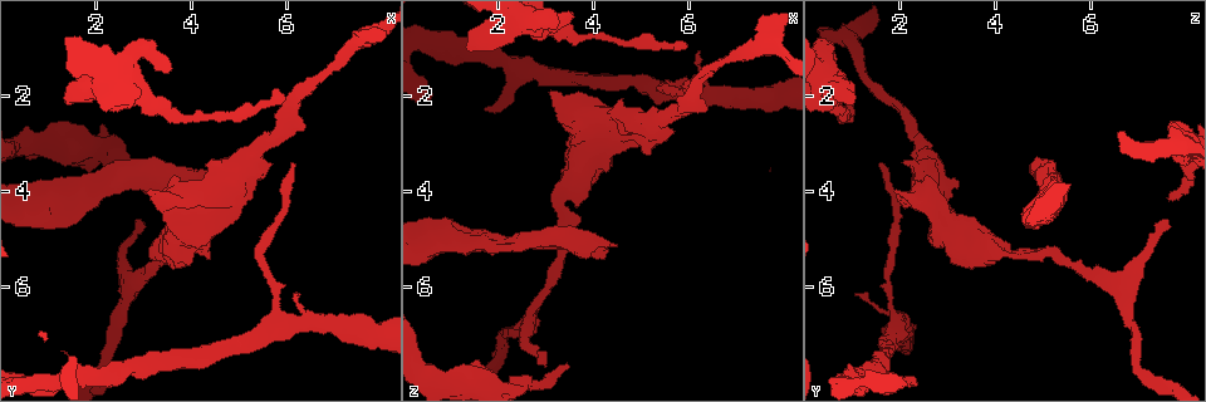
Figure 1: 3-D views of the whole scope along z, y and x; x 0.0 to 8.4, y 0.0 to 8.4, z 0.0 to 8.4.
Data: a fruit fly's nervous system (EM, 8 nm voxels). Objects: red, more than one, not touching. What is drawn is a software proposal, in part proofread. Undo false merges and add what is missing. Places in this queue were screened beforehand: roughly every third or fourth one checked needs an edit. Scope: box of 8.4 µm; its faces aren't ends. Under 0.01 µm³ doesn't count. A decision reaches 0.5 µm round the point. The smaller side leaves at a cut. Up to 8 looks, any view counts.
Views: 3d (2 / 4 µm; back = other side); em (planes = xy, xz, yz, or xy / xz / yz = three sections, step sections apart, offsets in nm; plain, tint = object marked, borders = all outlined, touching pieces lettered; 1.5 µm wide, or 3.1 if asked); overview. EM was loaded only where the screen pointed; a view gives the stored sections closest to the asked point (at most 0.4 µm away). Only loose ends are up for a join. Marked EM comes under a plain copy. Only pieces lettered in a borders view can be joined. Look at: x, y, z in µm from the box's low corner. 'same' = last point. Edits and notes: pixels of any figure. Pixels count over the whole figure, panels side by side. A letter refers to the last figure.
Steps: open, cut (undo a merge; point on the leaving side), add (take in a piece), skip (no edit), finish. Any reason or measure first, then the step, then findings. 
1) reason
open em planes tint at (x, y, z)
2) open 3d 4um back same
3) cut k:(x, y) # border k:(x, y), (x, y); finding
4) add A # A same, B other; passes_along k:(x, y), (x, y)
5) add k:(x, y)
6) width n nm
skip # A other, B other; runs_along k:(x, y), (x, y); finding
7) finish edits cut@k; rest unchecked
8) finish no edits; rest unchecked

thick turns thin
open em xz step 4 tint at (2.55, 5.15, 7.20)

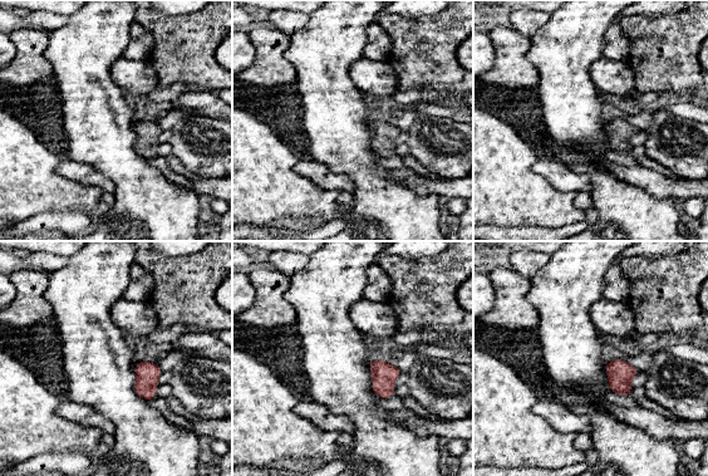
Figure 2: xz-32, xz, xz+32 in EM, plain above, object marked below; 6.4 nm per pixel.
open em xy step 4 borders same

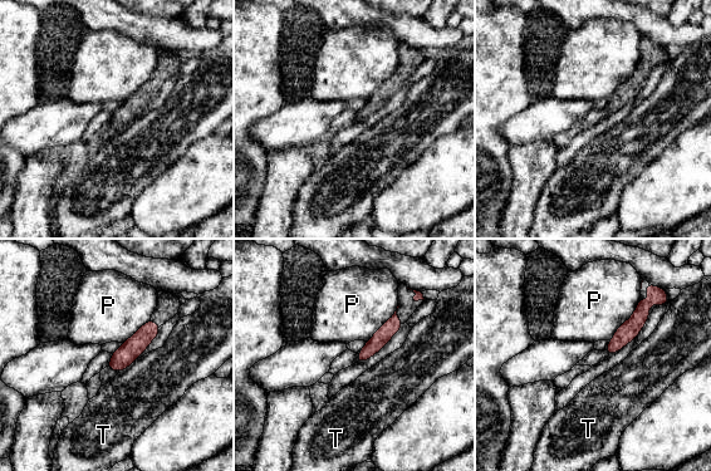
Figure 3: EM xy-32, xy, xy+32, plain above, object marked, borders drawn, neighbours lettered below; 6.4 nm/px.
skip # P other, T other; runs_along 3:(156, 328), (152, 328), (112, 366); one neuron here

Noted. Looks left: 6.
abrupt turn
open em yz step 8 borders at (3.25, 5.35, 4.40)

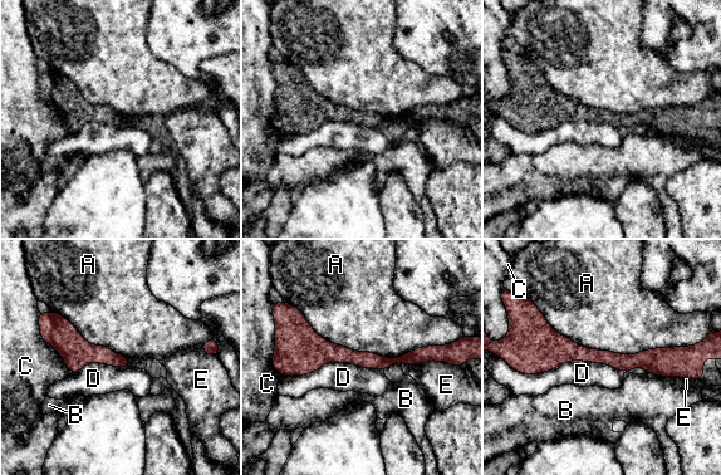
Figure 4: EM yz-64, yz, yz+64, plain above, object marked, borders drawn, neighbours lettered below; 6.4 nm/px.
skip # A other, B other, C other, D other, E other; runs_along 4:(292, 353), (442, 358); all the same neuron

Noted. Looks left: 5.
open em planes tint at (5.85, 1.95, 0.95)

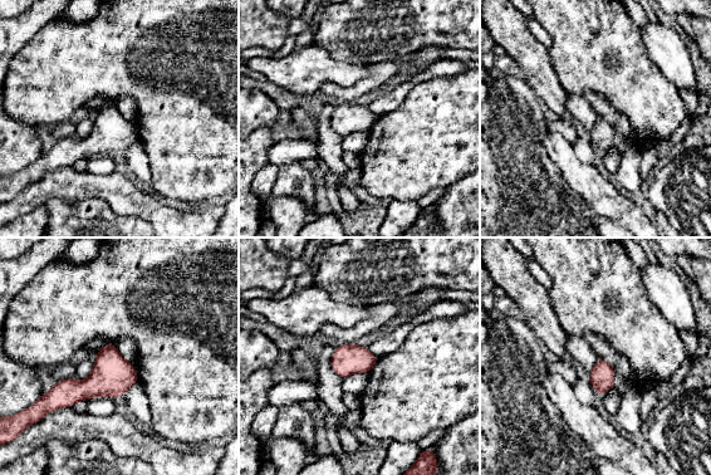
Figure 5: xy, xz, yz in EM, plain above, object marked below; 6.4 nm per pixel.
what lies round it
open em planes borders same

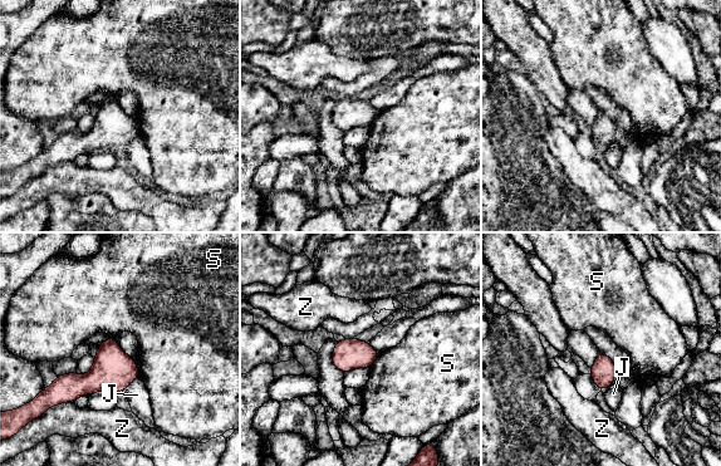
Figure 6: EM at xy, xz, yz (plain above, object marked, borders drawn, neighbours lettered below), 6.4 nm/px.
width 150 nm
skip # J other, S other, Z other; no lettered piece goes on from it

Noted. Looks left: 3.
finish no edits; rest unchecked

